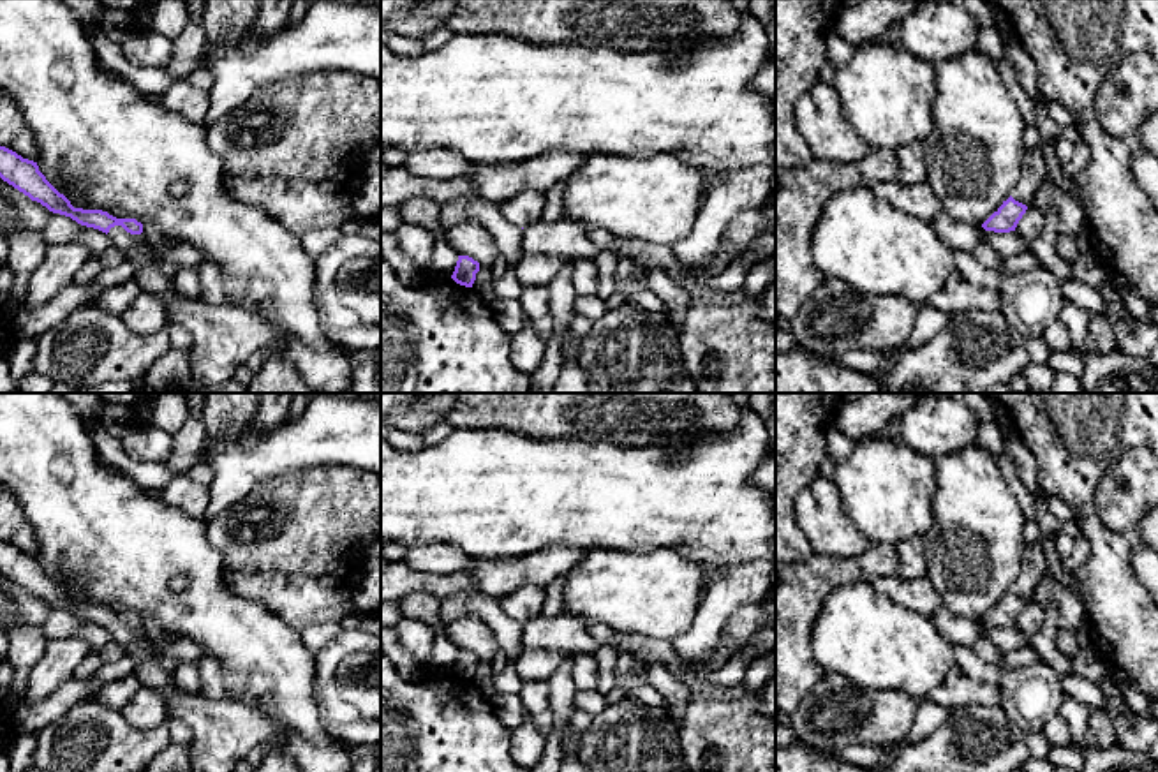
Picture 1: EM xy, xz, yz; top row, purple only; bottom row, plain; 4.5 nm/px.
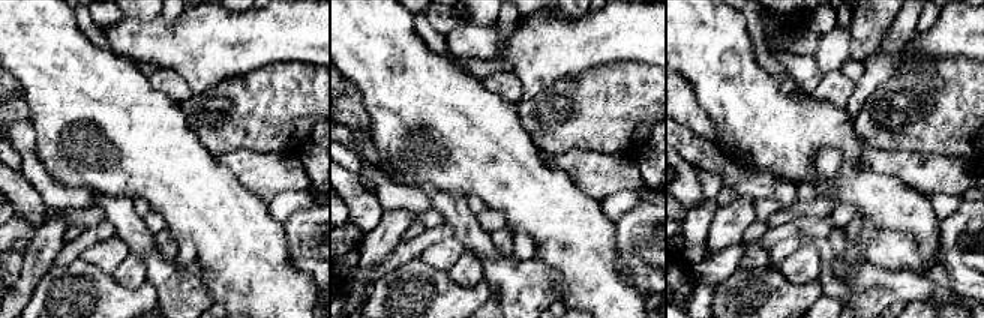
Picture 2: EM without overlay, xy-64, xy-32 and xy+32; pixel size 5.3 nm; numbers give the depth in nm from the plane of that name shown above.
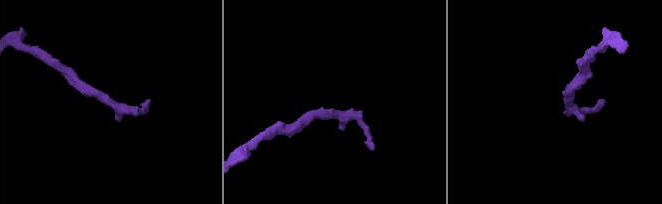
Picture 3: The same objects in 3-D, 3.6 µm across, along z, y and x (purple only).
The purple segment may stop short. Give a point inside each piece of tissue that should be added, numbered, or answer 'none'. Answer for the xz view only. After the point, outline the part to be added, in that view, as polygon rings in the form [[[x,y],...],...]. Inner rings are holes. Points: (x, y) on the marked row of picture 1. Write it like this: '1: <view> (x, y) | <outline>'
none

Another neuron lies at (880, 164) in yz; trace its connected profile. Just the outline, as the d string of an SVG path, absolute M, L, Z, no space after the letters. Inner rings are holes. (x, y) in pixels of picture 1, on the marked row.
M892 148L871 150L858 164L811 160L802 167L776 169L776 315L791 321L825 280L811 252L811 236L827 201L843 190L895 180L897 169Z

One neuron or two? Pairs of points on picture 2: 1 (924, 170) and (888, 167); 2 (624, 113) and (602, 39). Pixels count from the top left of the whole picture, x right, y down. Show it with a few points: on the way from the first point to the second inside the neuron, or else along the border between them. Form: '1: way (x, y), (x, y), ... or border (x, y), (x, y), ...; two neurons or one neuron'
1: way (915, 170), (897, 167); one neuron
2: border (645, 63), (605, 62), (576, 75); two neurons

